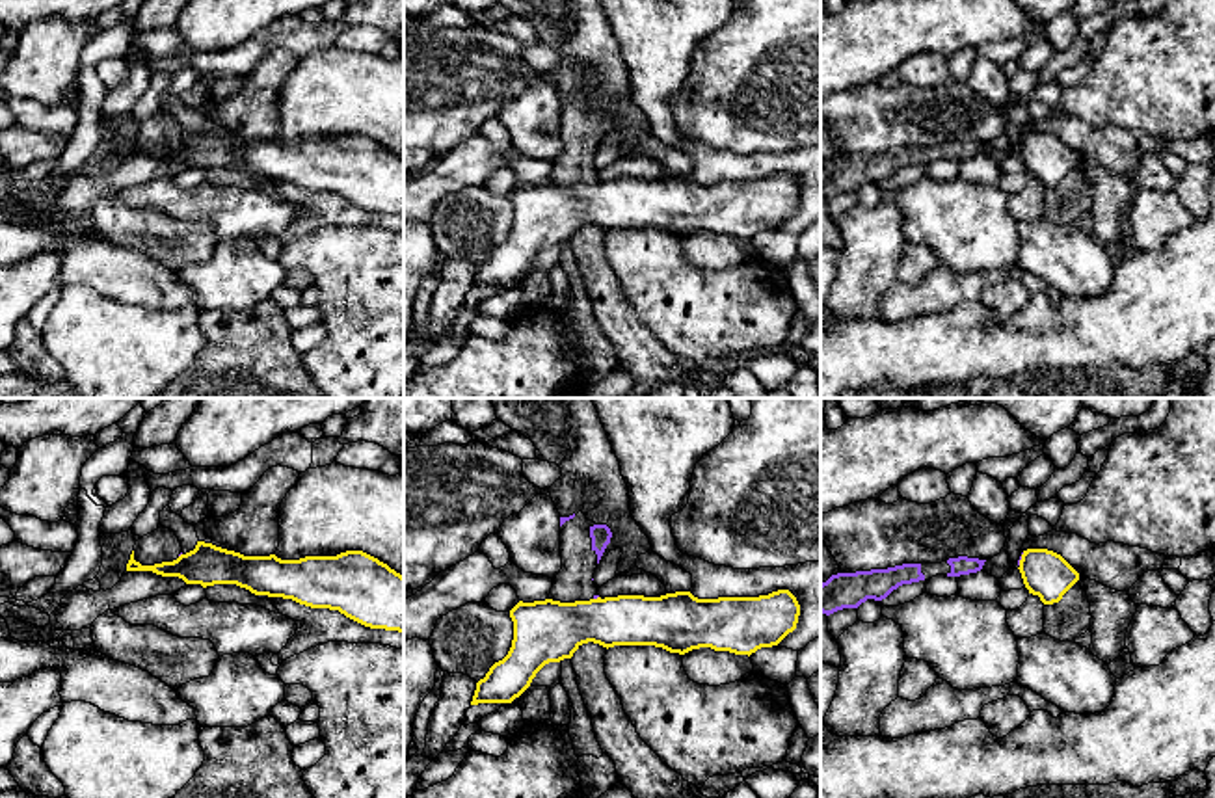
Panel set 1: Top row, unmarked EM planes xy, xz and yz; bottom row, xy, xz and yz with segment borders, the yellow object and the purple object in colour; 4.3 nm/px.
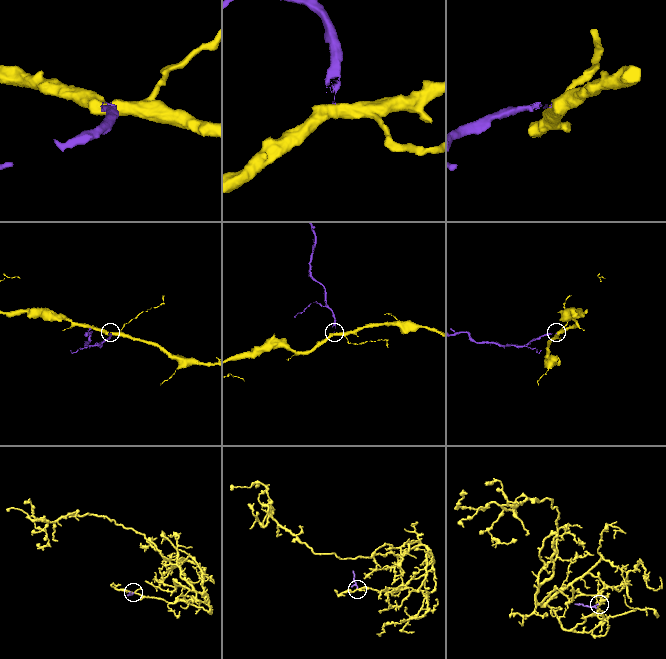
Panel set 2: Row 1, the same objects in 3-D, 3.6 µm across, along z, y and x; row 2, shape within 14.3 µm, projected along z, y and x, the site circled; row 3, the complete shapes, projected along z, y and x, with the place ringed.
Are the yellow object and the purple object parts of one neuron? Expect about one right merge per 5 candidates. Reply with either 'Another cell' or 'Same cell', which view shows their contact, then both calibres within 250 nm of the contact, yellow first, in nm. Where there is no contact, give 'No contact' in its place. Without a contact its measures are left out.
Another cell. Touches yellow in yz. Thickness 200 nm (yellow) against 20 nm

